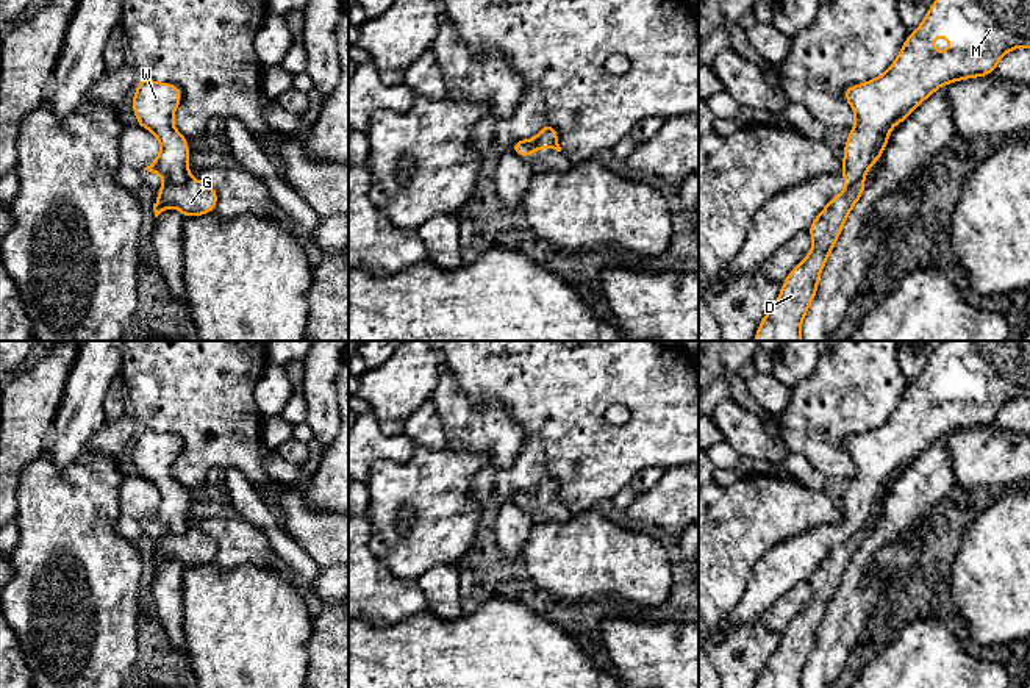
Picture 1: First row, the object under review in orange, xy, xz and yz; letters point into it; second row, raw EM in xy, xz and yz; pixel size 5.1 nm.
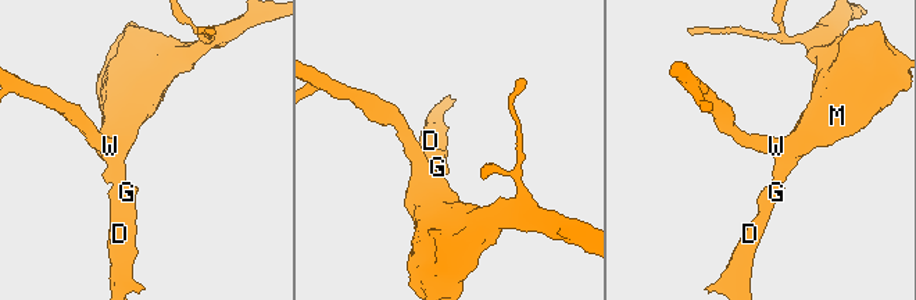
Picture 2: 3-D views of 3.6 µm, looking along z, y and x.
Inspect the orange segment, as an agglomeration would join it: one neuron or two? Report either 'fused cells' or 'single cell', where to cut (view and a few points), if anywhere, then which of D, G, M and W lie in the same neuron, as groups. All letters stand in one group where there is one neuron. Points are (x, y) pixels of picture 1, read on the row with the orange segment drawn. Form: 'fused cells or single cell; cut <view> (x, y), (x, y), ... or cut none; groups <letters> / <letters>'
fused cells; cut xy (191, 179), (183, 183), (166, 180); groups D G / M W

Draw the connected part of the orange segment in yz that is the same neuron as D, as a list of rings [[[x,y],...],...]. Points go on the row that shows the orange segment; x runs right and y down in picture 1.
[[[863,180],[849,185],[814,217],[808,228],[813,238],[813,249],[788,274],[780,296],[758,325],[753,341],[802,341],[800,325],[816,297],[819,275],[864,188]]]

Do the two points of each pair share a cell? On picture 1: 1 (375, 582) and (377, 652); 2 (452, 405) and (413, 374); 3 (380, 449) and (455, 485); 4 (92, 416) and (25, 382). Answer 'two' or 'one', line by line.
1: two
2: two
3: two
4: two

